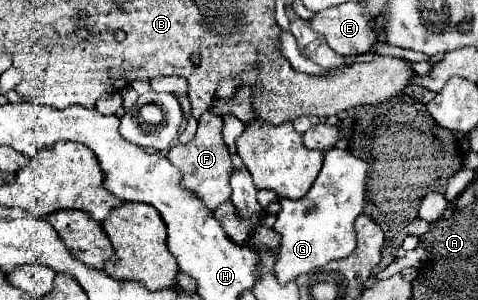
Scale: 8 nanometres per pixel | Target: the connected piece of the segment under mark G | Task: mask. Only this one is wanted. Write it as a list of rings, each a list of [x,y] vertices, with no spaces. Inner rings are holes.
[[[331,148],[323,156],[323,168],[311,190],[299,198],[281,198],[281,212],[273,230],[281,236],[275,252],[275,276],[279,284],[289,284],[297,276],[317,270],[331,260],[347,258],[355,250],[353,222],[365,206],[365,176],[367,164],[347,150]]]

